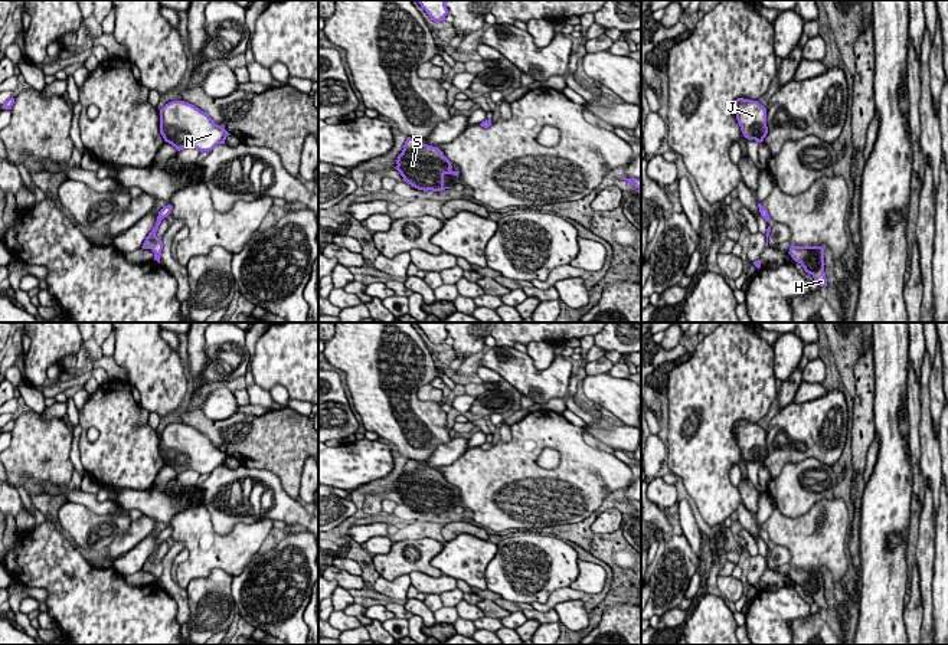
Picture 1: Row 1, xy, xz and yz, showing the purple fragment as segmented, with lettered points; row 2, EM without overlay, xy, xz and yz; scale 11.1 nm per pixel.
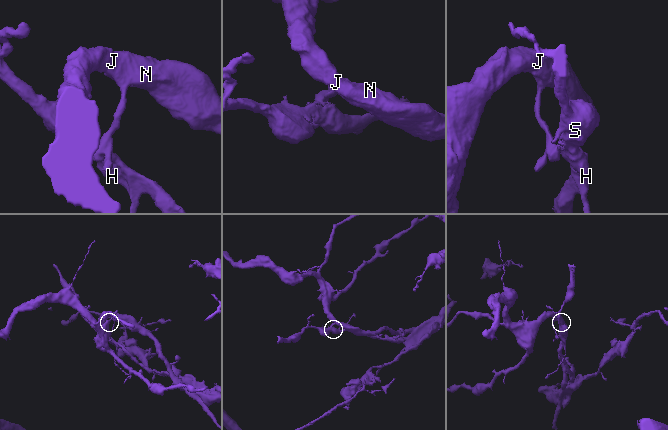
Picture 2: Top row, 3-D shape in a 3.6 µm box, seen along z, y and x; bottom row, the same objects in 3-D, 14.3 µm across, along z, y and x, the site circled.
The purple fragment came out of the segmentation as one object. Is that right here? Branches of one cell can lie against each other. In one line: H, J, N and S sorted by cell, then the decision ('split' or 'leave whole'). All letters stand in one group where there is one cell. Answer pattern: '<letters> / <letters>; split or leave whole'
H S / J N; split

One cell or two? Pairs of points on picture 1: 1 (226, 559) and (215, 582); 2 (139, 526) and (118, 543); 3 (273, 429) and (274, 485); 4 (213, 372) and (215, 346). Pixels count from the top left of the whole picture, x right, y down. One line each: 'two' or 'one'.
1: two
2: one
3: two
4: one

